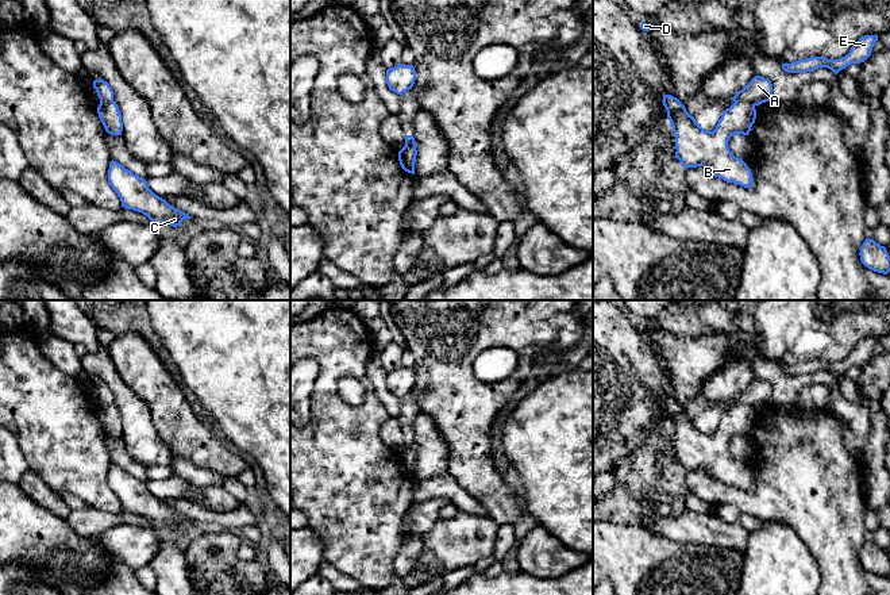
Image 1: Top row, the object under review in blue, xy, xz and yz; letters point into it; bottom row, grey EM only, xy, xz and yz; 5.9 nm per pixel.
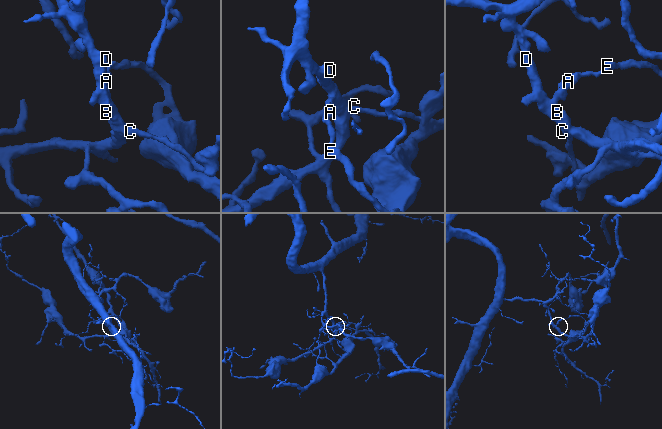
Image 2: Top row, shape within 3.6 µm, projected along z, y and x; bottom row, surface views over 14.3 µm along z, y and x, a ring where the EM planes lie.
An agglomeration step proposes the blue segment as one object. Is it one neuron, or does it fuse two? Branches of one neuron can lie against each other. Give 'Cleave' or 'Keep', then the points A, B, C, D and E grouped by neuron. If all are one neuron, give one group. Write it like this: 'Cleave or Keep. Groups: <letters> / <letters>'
Cleave. Groups: A E / B C D

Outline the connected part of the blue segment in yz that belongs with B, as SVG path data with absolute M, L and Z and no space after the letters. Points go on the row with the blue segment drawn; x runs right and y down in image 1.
M664 95L663 105L675 135L675 158L685 168L704 166L727 183L744 188L754 185L751 169L728 147L732 135L750 134L756 119L754 105L736 100L723 112L713 131L704 130L677 97Z

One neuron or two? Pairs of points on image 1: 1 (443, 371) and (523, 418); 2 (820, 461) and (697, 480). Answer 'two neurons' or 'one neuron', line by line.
1: two neurons
2: one neuron

